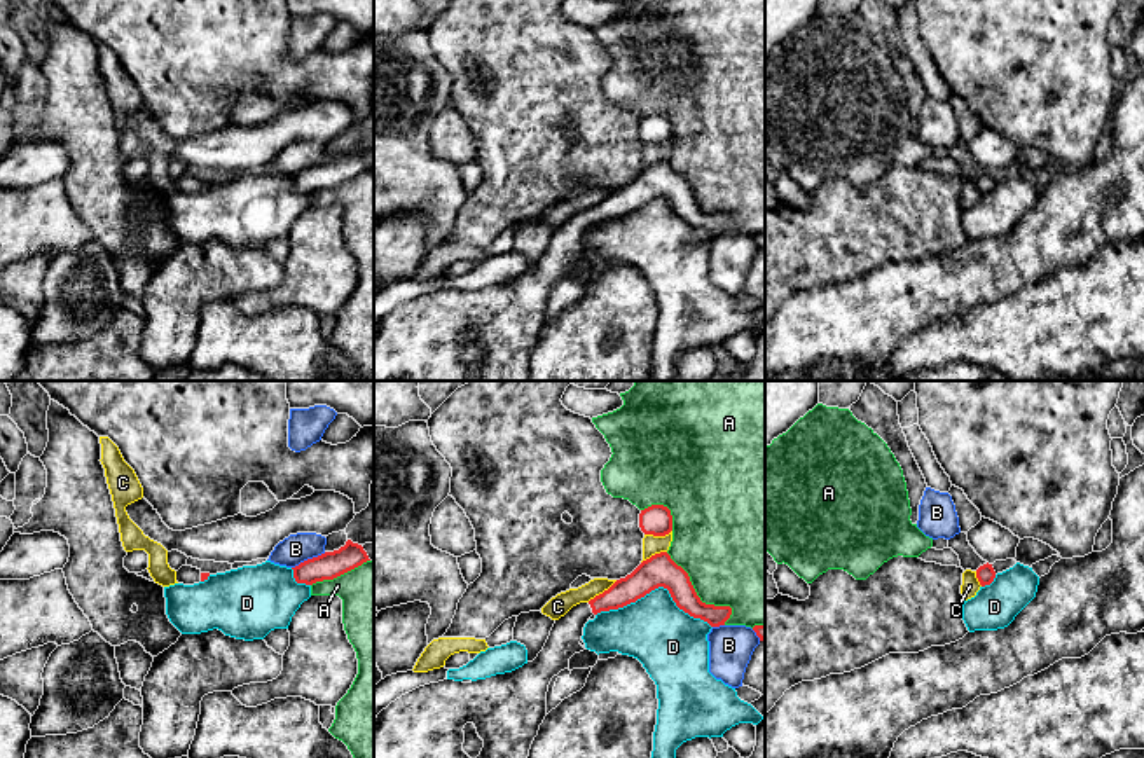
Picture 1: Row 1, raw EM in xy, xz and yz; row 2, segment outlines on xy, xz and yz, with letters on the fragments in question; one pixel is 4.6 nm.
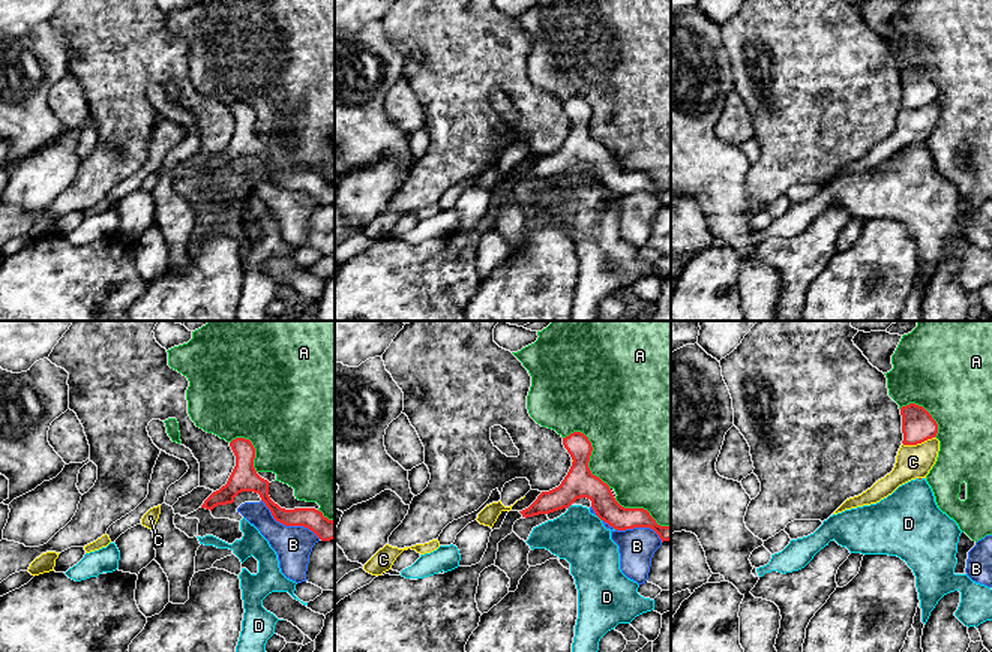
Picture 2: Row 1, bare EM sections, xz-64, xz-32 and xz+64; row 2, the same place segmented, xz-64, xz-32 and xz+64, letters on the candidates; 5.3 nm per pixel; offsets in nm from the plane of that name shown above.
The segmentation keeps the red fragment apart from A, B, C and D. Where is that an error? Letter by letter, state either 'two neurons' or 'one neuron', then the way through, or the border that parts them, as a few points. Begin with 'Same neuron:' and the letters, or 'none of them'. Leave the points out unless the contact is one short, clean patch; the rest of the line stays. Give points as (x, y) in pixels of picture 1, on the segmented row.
Same neuron: none of them
A: two neurons
B: two neurons
C: two neurons
D: two neurons

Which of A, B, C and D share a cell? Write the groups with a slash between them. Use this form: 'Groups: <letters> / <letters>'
Groups: A / B / C / D

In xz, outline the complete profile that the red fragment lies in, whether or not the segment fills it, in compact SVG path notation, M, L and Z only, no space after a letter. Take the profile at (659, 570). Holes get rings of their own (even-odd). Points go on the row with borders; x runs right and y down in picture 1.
M667 552L643 561L631 575L617 580L608 590L589 603L573 606L555 620L550 636L533 662L522 667L472 683L444 679L419 686L382 709L374 720L374 758L470 758L463 751L465 725L473 723L484 748L477 758L527 758L540 725L547 716L547 692L554 676L569 669L569 658L583 651L583 627L592 615L618 610L651 590L664 587L679 610L711 627L725 625L730 606L706 604L697 596L688 573Z

